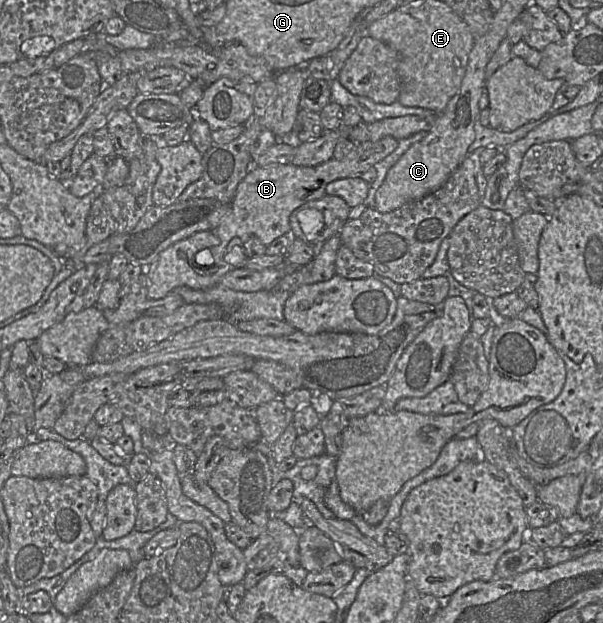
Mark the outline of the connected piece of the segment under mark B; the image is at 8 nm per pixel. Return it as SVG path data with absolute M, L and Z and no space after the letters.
M387 136L376 142L366 141L357 144L356 149L341 160L332 158L313 167L293 164L271 164L265 167L252 165L236 189L234 198L230 202L230 210L222 218L218 227L210 230L221 241L219 246L210 248L214 259L217 260L221 257L222 248L226 247L233 237L238 237L245 242L255 236L268 246L276 238L290 233L289 218L294 210L309 201L325 196L326 186L330 182L360 176L361 173L395 151L398 145L399 140Z

